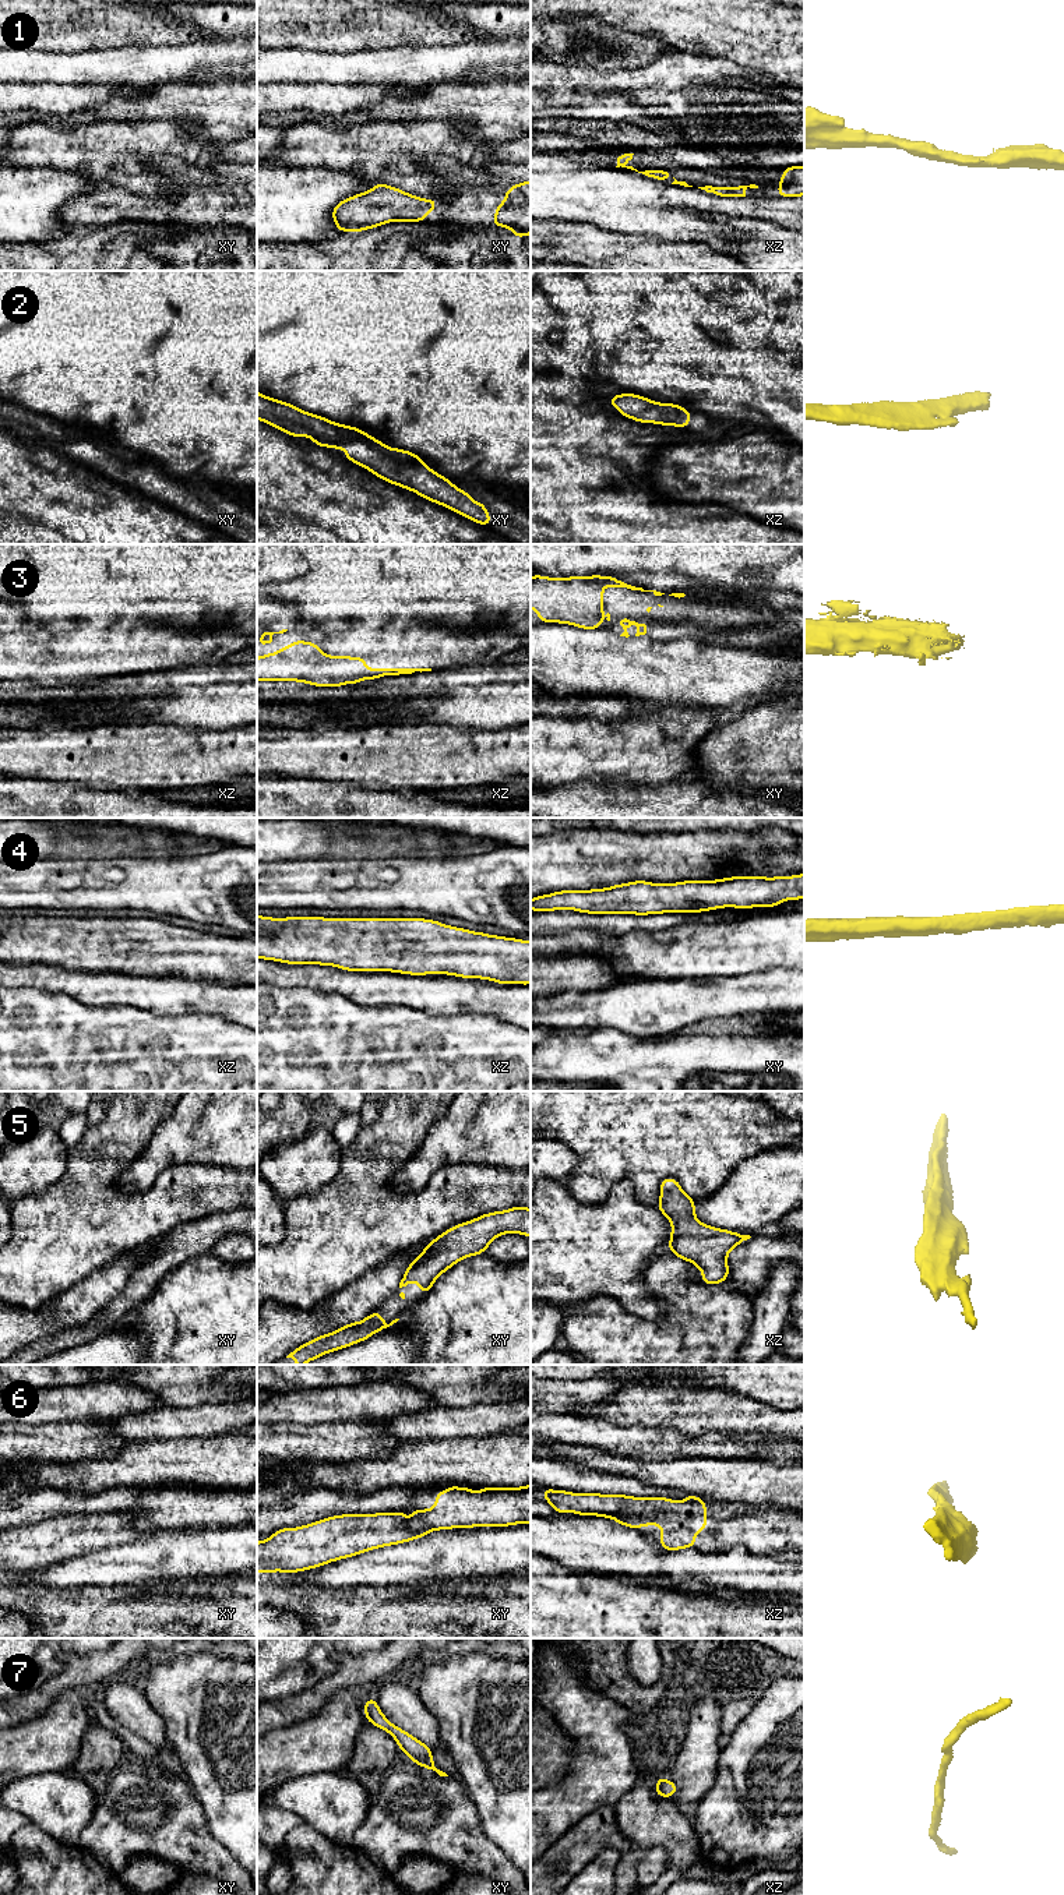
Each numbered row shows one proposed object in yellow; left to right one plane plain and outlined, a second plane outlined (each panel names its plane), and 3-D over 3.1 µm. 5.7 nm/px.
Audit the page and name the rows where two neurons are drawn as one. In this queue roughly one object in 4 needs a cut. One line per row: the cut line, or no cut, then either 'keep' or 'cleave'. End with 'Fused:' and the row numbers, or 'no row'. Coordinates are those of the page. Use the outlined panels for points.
1: cut none; keep
2: cut none; keep
3: cut none; keep
4: cut none; keep
5: cut none; keep
6: cut xy (411, 1525), (416, 1530), (430, 1530); cleave
7: cut none; keep
Fused: 6

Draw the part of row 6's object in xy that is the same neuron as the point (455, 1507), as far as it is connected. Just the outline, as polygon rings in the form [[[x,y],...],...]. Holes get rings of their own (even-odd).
[[[531,1485],[522,1488],[480,1488],[479,1493],[469,1488],[448,1486],[445,1492],[436,1493],[433,1508],[415,1508],[411,1520],[411,1527],[416,1531],[508,1527],[515,1524],[531,1524]]]

